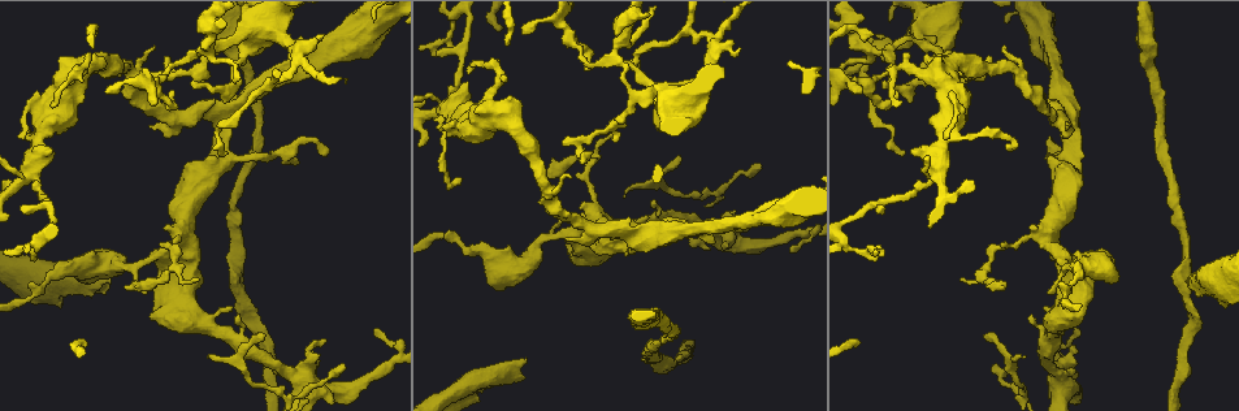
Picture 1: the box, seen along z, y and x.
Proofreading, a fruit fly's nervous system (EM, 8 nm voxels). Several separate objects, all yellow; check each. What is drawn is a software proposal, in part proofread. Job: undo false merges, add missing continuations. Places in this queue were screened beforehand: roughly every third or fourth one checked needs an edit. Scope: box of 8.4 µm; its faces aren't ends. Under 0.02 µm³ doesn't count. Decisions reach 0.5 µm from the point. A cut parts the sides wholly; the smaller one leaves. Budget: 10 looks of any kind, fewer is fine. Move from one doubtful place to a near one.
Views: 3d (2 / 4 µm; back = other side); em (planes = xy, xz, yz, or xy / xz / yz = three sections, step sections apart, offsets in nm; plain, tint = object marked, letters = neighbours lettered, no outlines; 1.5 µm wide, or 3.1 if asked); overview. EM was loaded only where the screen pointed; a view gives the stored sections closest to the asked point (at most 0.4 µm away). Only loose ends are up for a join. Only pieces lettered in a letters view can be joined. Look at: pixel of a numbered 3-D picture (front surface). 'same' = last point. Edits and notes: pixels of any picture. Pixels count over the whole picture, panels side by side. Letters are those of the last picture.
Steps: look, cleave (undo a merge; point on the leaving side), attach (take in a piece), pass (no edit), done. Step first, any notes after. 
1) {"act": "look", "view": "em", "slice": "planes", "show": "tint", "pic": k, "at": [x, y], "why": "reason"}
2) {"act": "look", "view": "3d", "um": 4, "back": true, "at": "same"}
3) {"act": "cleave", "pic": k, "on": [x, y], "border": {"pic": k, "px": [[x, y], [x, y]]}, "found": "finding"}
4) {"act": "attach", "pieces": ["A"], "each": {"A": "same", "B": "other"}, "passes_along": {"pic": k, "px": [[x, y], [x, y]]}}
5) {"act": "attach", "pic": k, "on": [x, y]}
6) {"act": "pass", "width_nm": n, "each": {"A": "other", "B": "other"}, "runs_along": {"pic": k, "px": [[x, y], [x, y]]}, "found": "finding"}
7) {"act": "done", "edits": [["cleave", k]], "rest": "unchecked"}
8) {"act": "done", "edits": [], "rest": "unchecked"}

{"act": "look", "view": "em", "slice": "planes", "show": "letters", "pic": 1, "at": [739, 47], "why": "free end"}

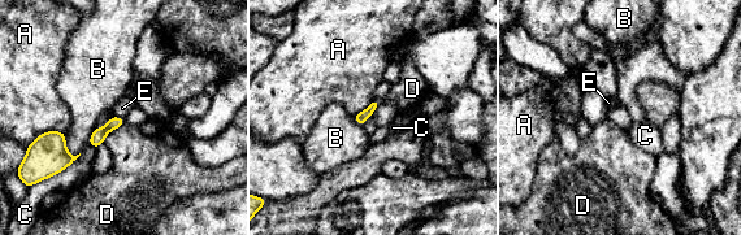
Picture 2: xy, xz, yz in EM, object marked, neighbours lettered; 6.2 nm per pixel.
{"act": "pass", "each": {"A": "other", "B": "other", "C": "other", "D": "other", "E": "other"}, "border": {"pic": 2, "px": [[63, 131], [43, 131], [37, 138]]}, "found": "none of them fits"}

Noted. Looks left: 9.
{"act": "look", "view": "3d", "um": 4, "pic": 1, "at": [679, 155], "why": "branch stops here"}

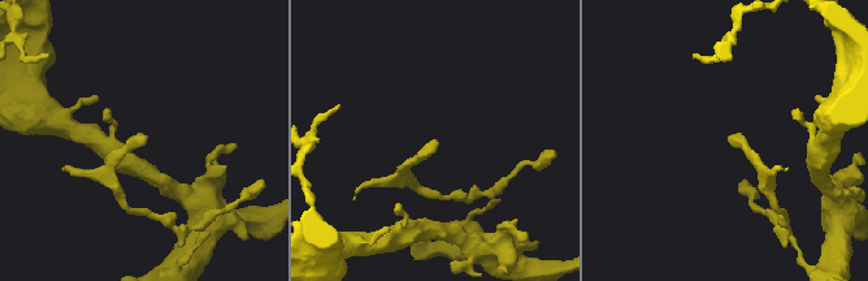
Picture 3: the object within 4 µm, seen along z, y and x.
{"act": "look", "view": "em", "slice": "planes", "show": "letters", "pic": 3, "at": [437, 141], "why": "need the tissue"}

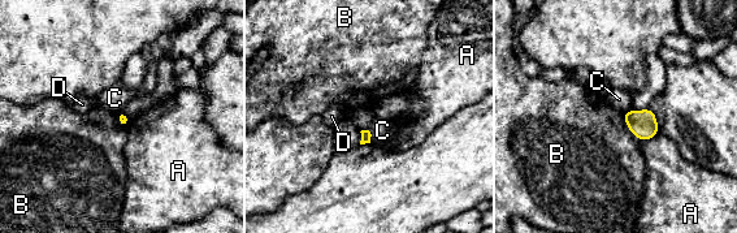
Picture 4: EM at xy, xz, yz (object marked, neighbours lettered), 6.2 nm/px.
{"act": "pass", "each": {"A": "other", "B": "other", "C": "other", "D": "other"}, "border": {"pic": 4, "px": [[659, 130], [650, 138], [640, 139]]}, "found": "none of them fits"}

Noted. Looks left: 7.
{"act": "look", "view": "3d", "um": 2, "pic": 1, "at": [610, 134], "why": "an open end"}

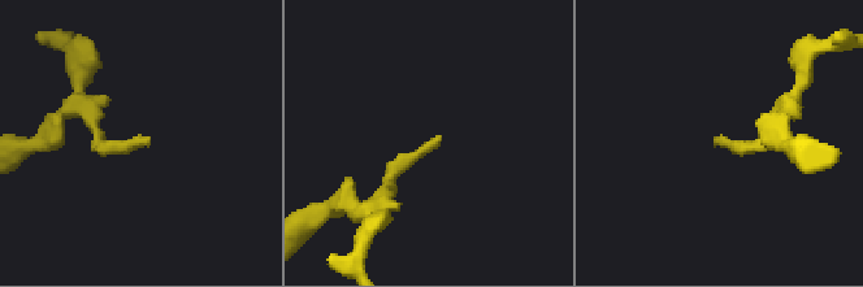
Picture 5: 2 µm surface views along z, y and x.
{"act": "look", "view": "em", "slice": "planes", "show": "plain", "pic": 5, "at": [720, 139]}

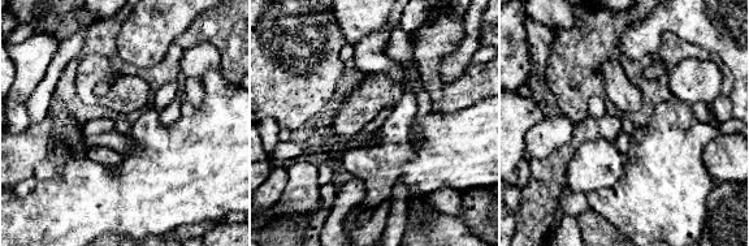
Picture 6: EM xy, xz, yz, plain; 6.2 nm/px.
{"act": "look", "view": "em", "slice": "planes", "show": "letters", "at": "same"}

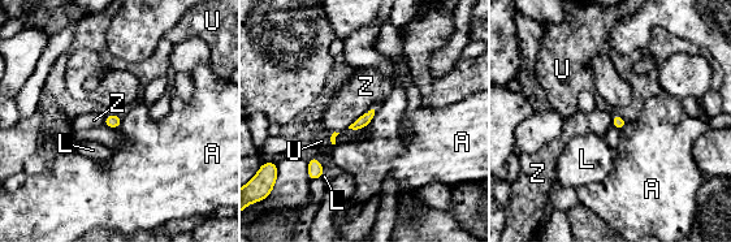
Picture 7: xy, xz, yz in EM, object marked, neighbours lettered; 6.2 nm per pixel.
{"act": "pass", "each": {"A": "other", "L": "other", "U": "other", "Z": "other"}, "found": "no lettered piece goes on from it"}

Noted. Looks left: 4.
{"act": "look", "view": "3d", "um": 2, "pic": 1, "at": [566, 237], "why": "an open end"}

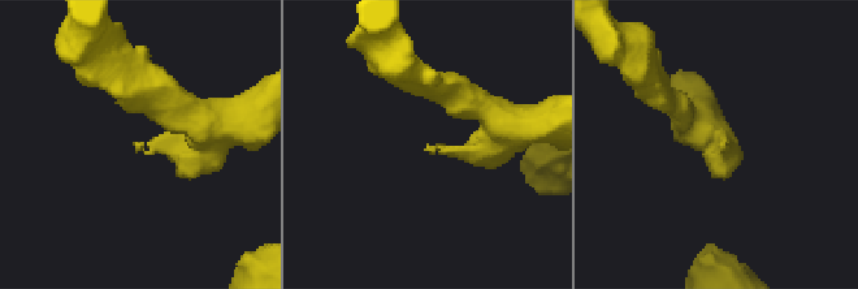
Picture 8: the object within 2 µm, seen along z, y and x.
{"act": "look", "view": "em", "slice": "xy", "step": 8, "show": "letters", "pic": 8, "at": [722, 148], "why": "shape alone is not enough"}

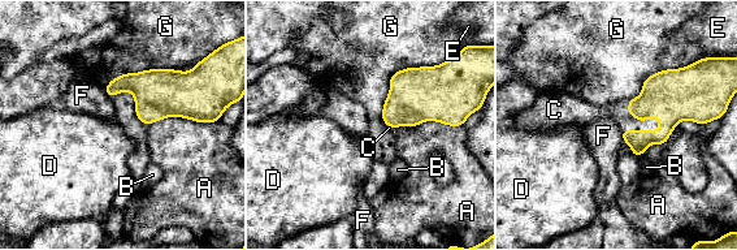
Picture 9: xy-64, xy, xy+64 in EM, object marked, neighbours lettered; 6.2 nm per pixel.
{"act": "look", "view": "em", "slice": "planes", "show": "letters", "at": "same", "why": "another direction"}

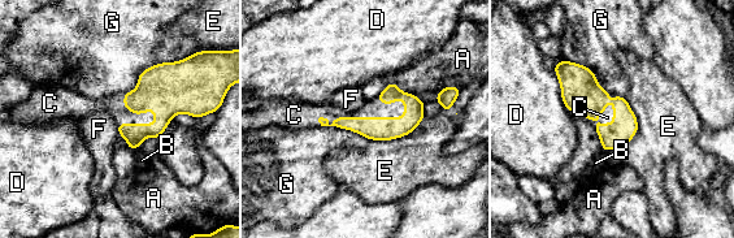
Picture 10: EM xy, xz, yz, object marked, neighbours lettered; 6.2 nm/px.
{"act": "attach", "pieces": ["C"], "each": {"A": "other", "B": "other", "C": "same", "D": "other", "E": "other", "F": "other", "G": "other"}, "passes_along": {"pic": 10, "px": [[373, 128], [365, 117], [370, 108]]}, "found": "it goes on there"}

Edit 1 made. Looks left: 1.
{"act": "done", "edits": [["attach", 10]], "rest": "unchecked"}

